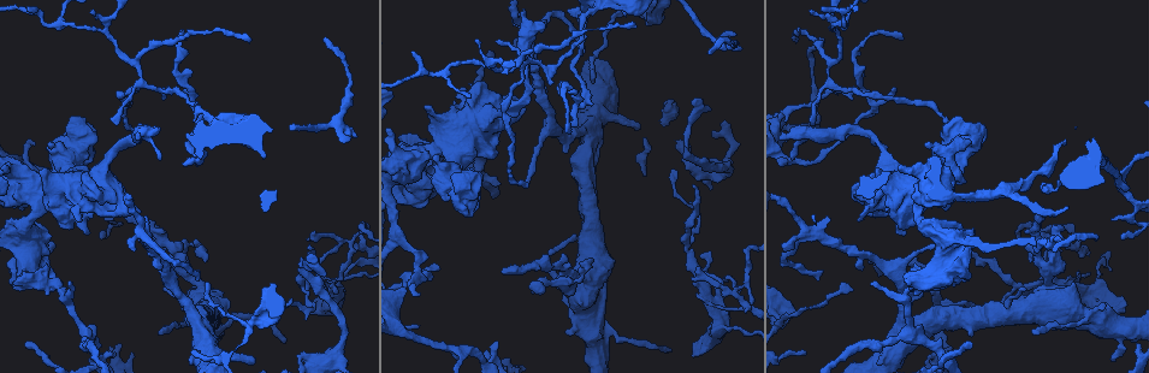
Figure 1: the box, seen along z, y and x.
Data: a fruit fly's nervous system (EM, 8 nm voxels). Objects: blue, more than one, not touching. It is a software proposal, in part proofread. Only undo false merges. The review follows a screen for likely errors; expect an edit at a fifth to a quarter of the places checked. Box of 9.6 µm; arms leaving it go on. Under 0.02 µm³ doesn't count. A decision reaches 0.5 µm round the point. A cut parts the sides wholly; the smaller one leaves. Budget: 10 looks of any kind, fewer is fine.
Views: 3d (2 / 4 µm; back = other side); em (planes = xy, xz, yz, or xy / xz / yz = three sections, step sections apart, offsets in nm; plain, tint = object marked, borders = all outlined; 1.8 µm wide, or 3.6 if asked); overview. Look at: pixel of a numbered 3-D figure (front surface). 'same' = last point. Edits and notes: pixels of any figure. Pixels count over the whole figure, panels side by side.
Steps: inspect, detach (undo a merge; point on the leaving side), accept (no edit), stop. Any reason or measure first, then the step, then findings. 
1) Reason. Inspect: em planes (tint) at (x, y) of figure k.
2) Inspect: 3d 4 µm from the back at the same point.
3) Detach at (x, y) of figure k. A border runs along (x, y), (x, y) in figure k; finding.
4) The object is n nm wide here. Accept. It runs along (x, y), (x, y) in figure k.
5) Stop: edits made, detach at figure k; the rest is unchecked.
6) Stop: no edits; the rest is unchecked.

Inspect: 3d 2 µm at (868, 207) of figure 1.

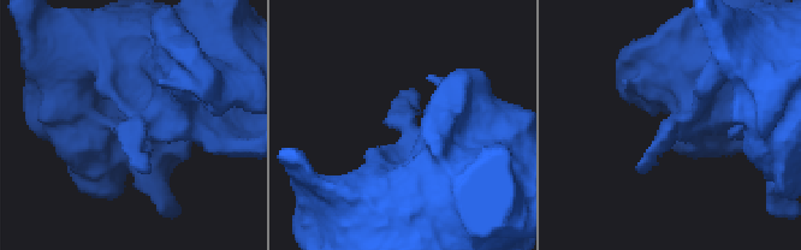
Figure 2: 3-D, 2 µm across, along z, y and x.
Now the EM. Inspect: em xz step 4 (tint) at (418, 133) of figure 2.

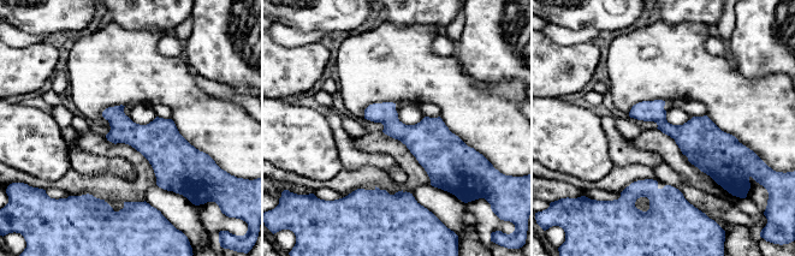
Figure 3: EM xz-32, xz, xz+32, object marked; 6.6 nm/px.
Cut it another way. Inspect: em planes (tint) at the same point.

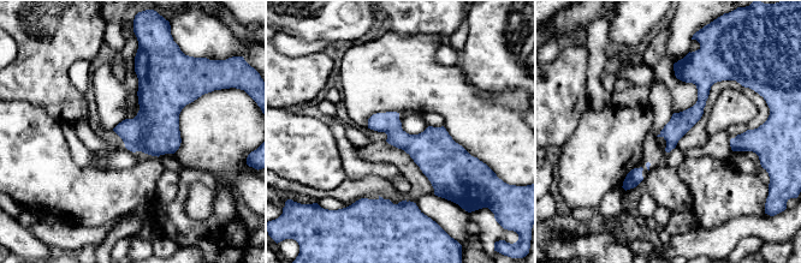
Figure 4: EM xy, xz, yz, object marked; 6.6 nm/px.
Accept. It runs along (683, 64), (701, 102), (669, 147) in figure 4; all the same neuron.

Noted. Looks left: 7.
Four arms meet. Inspect: em xz step 4 (tint) at (943, 157) of figure 1.

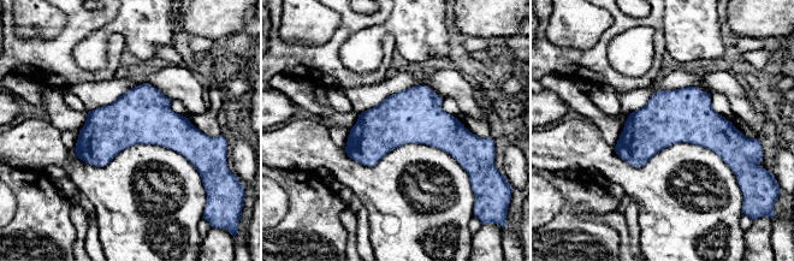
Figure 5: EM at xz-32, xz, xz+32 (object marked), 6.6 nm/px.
Accept. All the same neuron.

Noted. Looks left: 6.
Two arms in line, one across. Inspect: em xy step 8 (tint) at (1118, 179) of figure 1.

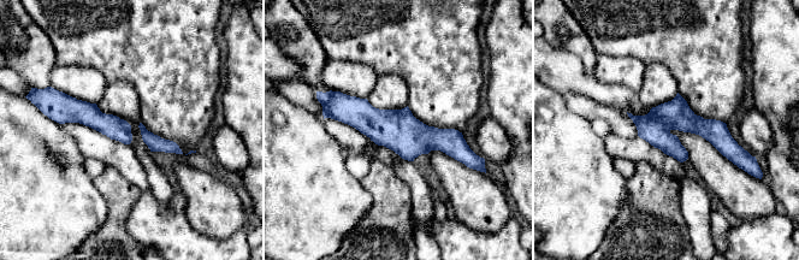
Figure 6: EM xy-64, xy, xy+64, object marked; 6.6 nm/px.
Accept. All the same neuron.

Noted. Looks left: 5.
Thin arm on a thick one. Inspect: 3d 4 µm from the back at (1048, 267) of figure 1.

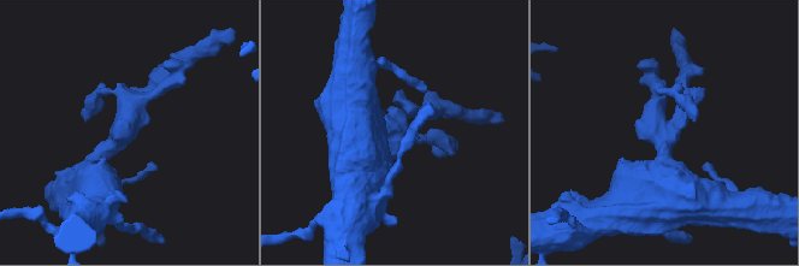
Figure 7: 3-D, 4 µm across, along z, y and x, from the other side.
Inspect: em planes (borders) at (666, 131) of figure 7.

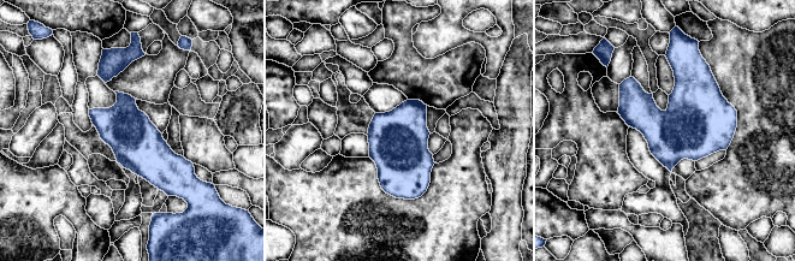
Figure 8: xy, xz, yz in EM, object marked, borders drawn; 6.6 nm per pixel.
Accept. One neuron here.

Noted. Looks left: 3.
Stop: no edits; the rest is unchecked.

